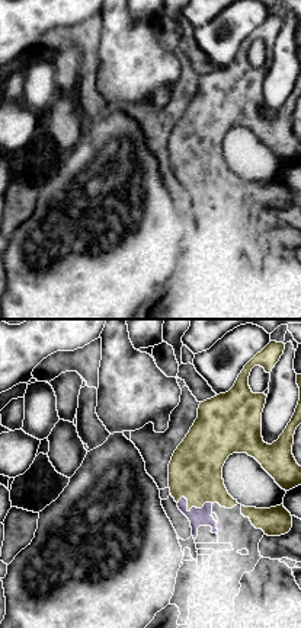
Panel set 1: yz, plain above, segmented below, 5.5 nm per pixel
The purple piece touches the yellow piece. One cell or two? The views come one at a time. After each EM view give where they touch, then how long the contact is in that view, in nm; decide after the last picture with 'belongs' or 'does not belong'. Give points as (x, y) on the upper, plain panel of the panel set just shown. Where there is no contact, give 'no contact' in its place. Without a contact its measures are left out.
contact (192, 181); length 200 nm

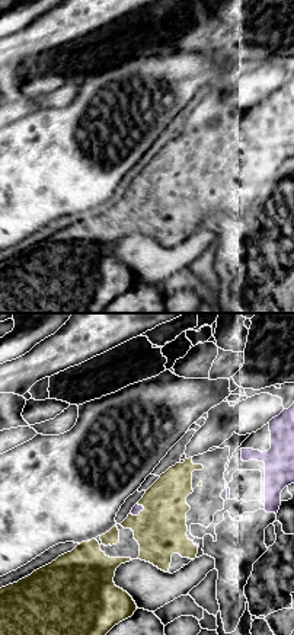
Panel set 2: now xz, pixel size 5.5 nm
contact (137, 188); length 90 nm

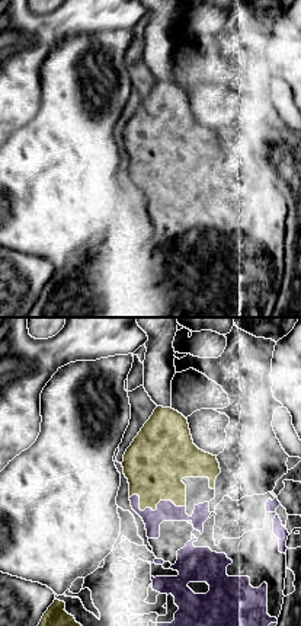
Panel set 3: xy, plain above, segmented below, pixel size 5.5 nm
contact (156, 184); length 320 nm

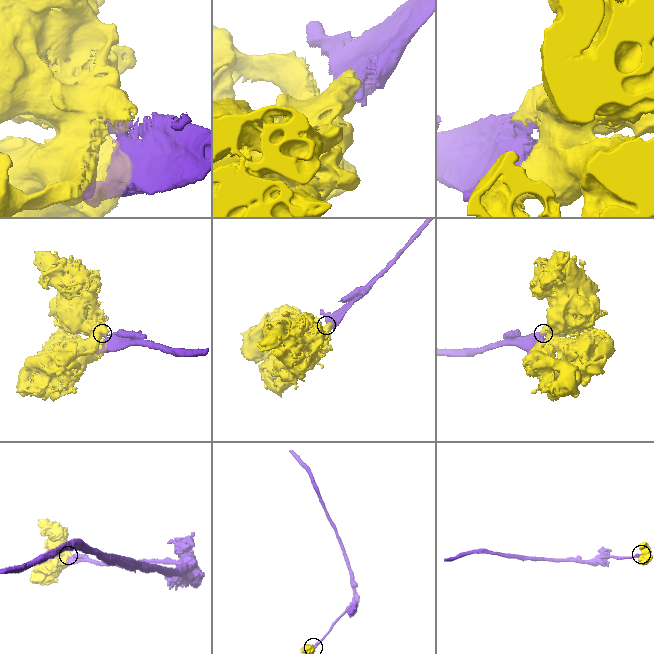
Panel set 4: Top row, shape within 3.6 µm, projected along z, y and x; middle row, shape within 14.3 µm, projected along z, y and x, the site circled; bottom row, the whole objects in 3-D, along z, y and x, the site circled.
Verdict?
belongs

